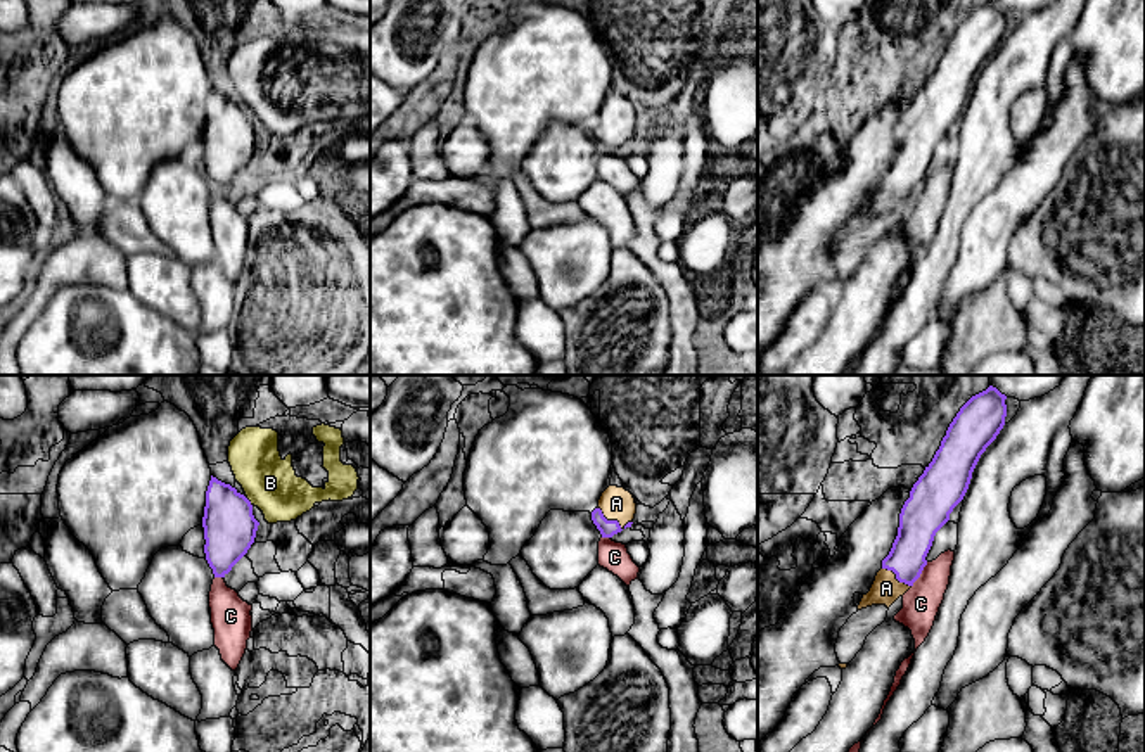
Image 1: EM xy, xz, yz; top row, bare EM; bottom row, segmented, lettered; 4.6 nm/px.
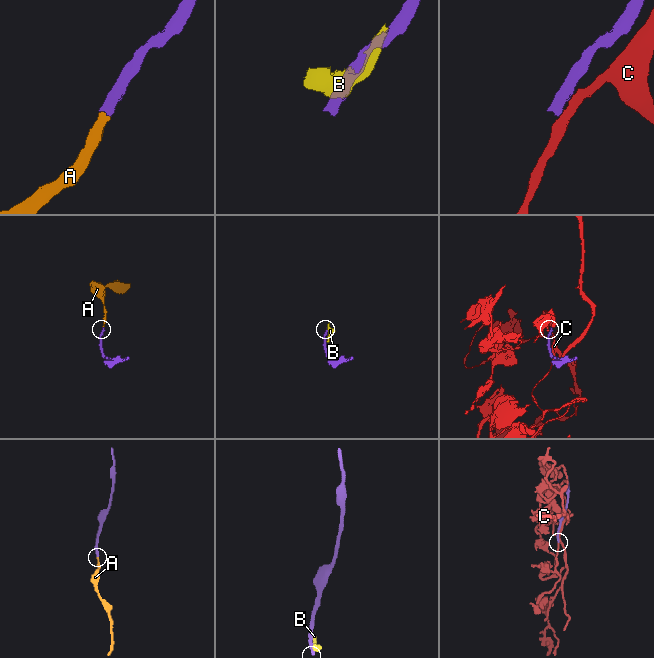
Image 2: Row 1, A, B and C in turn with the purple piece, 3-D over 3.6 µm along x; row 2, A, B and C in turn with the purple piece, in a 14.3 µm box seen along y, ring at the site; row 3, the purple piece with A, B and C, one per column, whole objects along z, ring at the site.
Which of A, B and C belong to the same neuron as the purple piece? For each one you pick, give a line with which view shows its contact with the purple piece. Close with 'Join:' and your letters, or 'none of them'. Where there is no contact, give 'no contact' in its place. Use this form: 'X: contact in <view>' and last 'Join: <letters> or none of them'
A: contact in xz
Join: A

